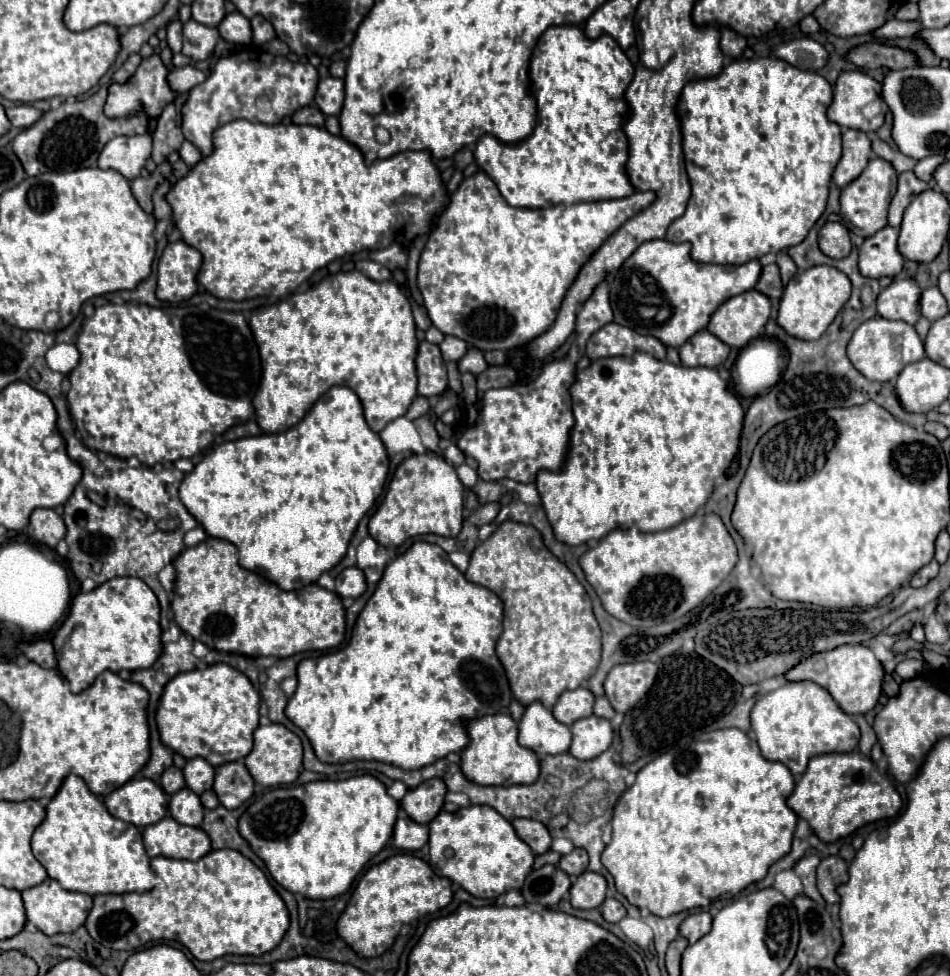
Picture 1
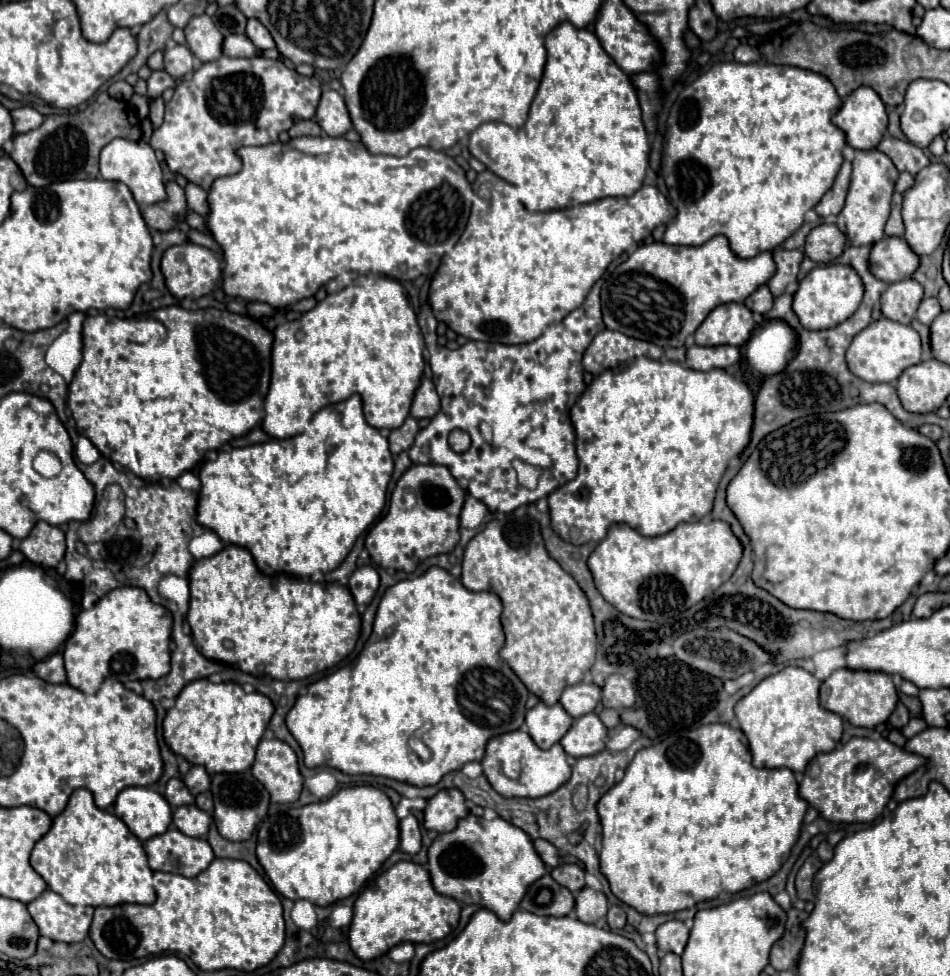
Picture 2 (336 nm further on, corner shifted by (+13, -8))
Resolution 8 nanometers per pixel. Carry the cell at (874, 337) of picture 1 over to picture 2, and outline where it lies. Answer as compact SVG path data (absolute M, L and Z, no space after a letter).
M880 318L858 332L846 352L848 370L866 382L896 382L904 368L920 362L920 336L912 326Z

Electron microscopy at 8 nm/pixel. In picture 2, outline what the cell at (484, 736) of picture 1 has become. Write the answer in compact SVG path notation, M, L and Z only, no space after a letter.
M516 730L516 732L506 732L500 736L494 736L486 744L486 754L482 758L482 768L484 776L488 778L490 786L506 796L506 798L540 798L556 788L560 788L564 782L568 782L570 776L570 764L566 760L566 752L562 750L560 744L554 744L550 750L540 750L528 732Z

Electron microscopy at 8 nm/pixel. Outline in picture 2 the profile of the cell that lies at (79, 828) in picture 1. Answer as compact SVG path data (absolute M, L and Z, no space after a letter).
M84 788L74 790L66 810L52 820L50 830L36 842L30 864L46 880L48 888L68 904L118 906L152 904L156 900L142 842L120 818L100 810Z

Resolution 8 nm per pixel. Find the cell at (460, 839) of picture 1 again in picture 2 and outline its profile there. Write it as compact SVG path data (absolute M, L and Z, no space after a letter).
M466 816L450 832L438 834L428 848L428 872L434 888L460 904L480 904L500 920L508 920L518 908L528 886L546 874L544 862L532 852L532 840L514 824L494 818Z

